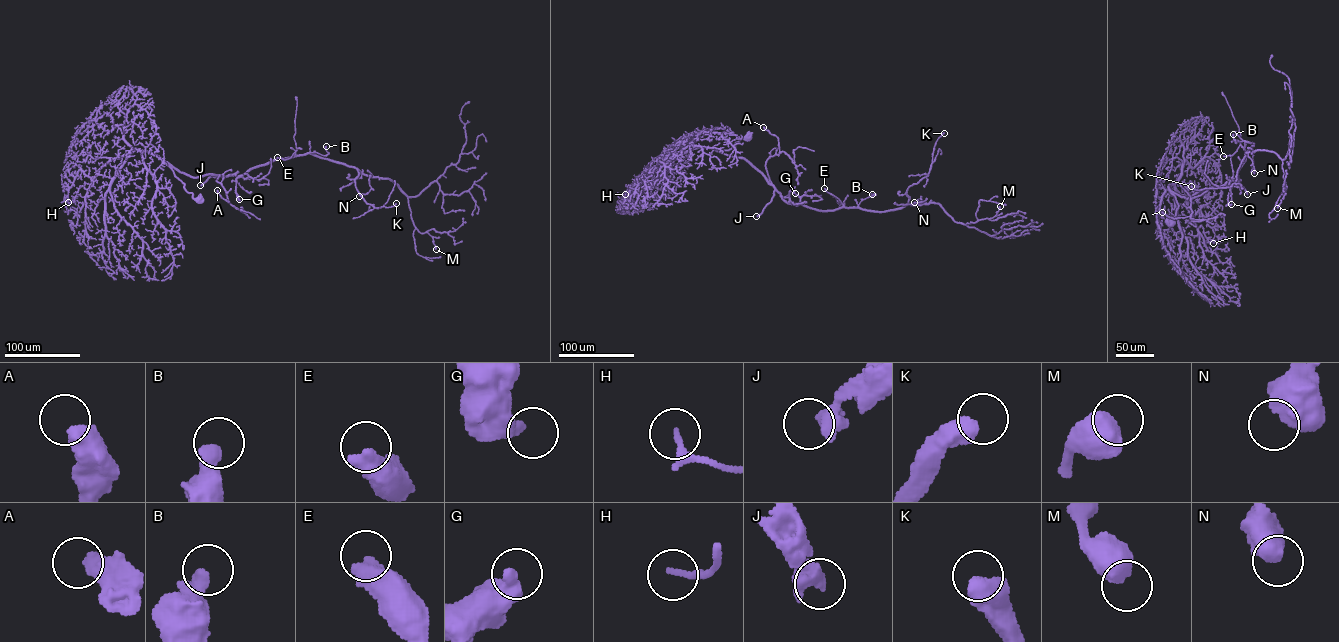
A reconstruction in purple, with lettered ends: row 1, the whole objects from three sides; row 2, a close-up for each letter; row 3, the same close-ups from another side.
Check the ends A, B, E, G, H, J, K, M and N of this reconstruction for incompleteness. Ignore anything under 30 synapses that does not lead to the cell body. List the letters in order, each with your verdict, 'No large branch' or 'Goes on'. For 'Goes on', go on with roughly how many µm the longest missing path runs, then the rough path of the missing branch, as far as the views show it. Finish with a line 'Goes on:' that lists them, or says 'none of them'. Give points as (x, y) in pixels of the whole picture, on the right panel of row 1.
A: No large branch
B: No large branch
E: No large branch
G: No large branch
H: No large branch
J: Goes on. Missing length about 250 µm. Course of what is missing: (1247, 194), (1257, 221), (1247, 266), (1244, 239)
K: No large branch
M: No large branch
N: No large branch
Goes on: J

